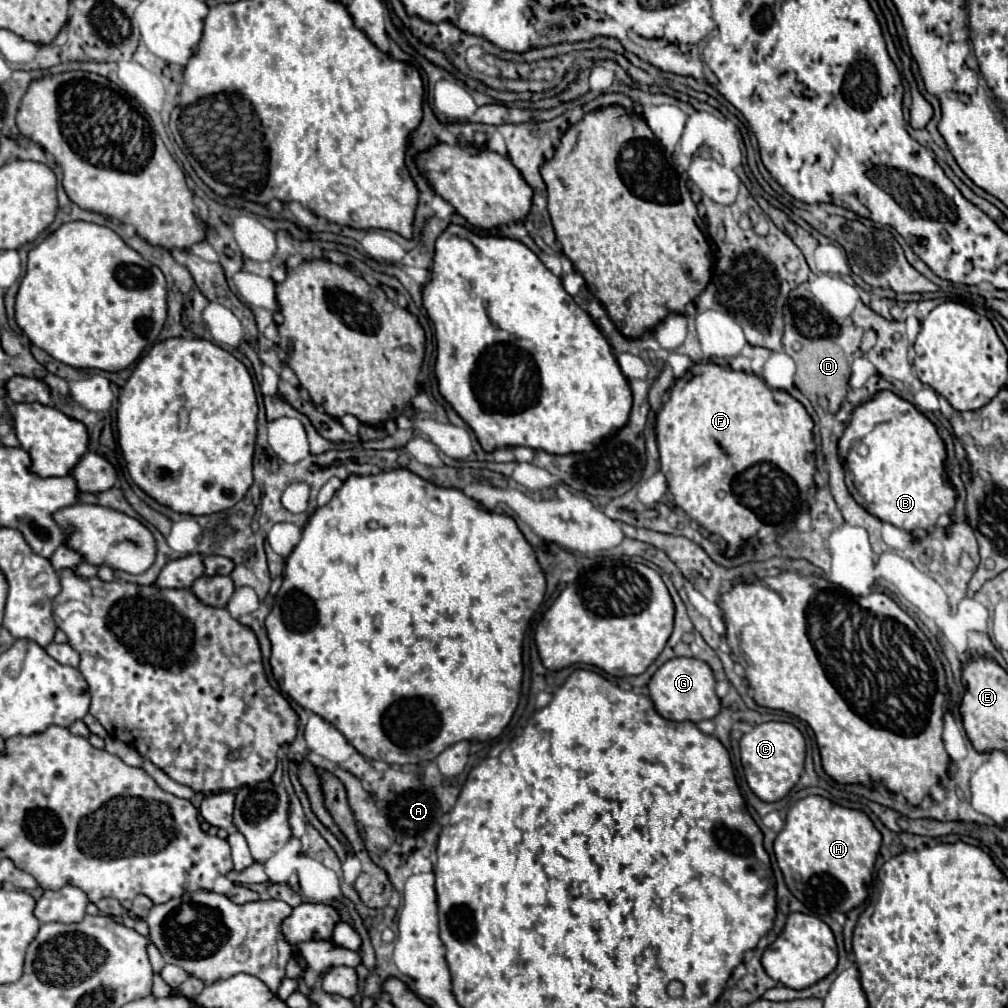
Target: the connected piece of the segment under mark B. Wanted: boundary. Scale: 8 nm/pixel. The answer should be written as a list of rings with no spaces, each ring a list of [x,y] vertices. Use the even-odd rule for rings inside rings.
[[[878,391],[872,401],[854,409],[848,427],[858,437],[846,457],[852,497],[858,505],[908,533],[918,527],[928,531],[938,517],[952,515],[956,489],[946,473],[946,445],[932,421],[912,403],[892,391]]]

